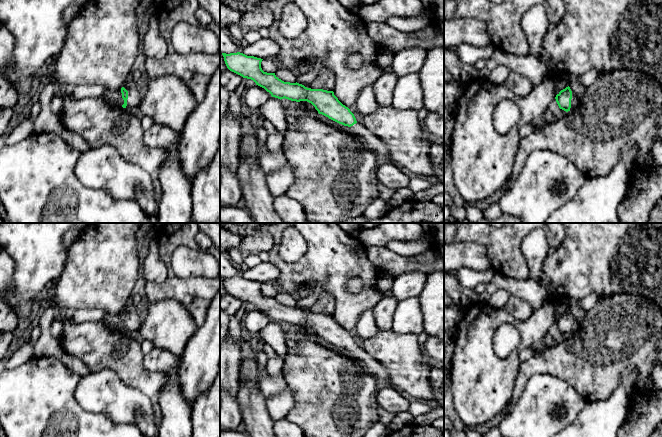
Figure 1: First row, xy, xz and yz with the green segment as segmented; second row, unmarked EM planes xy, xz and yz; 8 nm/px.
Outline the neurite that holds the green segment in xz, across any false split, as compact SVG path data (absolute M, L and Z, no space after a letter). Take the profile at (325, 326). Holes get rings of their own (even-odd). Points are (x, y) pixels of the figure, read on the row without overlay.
M222 277L227 292L242 300L253 304L256 309L264 312L272 321L291 325L307 325L311 327L319 338L348 350L350 357L377 380L389 380L386 368L373 359L363 348L356 345L354 338L343 329L333 315L307 312L299 307L284 306L275 297L264 296L261 292L263 283L247 280L243 277Z

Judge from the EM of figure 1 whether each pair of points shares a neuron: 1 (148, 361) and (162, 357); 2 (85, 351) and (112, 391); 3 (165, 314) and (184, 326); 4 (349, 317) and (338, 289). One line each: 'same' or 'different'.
1: same
2: different
3: same
4: same

